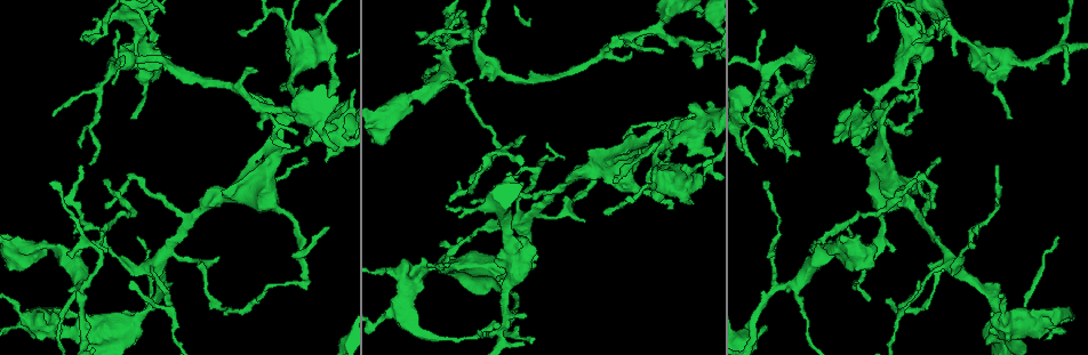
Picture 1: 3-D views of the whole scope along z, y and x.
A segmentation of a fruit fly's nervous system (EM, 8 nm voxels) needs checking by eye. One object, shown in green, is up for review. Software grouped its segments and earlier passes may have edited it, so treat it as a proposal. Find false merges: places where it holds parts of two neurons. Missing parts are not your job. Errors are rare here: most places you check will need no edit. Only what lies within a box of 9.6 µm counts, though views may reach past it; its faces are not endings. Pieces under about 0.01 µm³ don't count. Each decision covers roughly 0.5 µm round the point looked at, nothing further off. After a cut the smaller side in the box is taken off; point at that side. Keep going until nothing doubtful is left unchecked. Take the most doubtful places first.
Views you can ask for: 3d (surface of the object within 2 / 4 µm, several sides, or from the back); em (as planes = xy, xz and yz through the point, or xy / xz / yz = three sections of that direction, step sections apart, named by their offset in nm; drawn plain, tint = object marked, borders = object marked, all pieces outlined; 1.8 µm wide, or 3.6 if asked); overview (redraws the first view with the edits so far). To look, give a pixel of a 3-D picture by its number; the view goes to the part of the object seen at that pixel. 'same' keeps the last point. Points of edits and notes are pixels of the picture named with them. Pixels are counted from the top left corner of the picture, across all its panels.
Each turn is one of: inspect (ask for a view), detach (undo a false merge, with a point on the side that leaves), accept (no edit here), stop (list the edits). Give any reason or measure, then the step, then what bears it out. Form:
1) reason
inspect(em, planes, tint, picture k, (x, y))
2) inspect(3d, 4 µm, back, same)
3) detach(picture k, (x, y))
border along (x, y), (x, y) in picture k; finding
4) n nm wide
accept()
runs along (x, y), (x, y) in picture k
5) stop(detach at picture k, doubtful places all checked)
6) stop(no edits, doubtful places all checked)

calibre changes
inspect(em, planes, plain, picture 1, (81, 286))

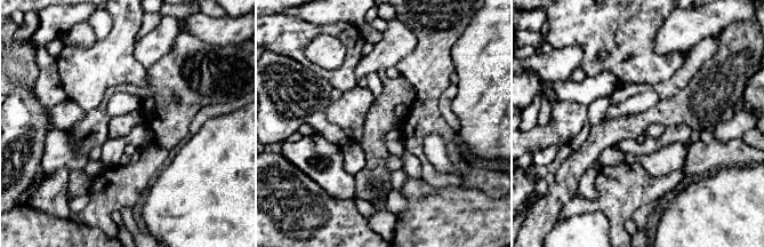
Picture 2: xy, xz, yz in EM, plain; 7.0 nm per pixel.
with the object marked
inspect(em, planes, tint, same)

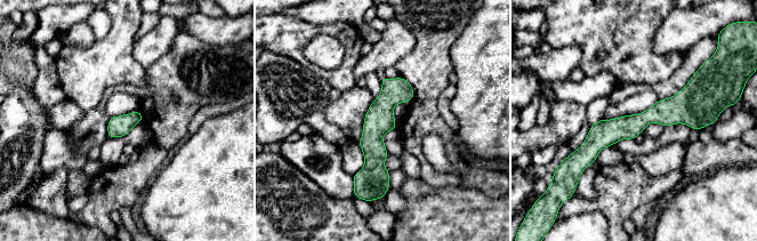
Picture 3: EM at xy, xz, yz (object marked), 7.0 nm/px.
accept()
runs along (707, 117), (652, 114), (578, 153) in picture 3; all the same neuron

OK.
abrupt turn
inspect(em, 3.6 µm, planes, tint, picture 1, (119, 343))

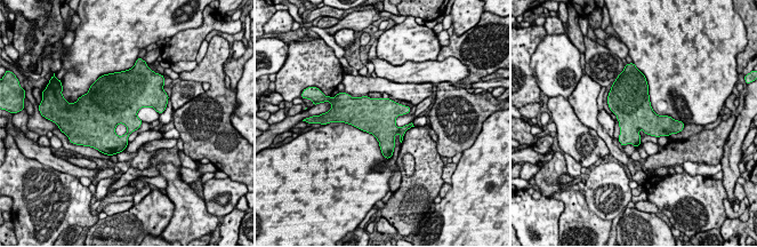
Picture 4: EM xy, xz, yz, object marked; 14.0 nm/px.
accept()
one neuron here

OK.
branch point
inspect(3d, 2 µm, picture 1, (1063, 48))

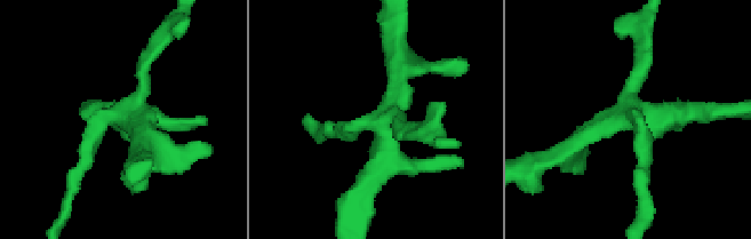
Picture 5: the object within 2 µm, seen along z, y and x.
need the tissue
inspect(em, planes, tint, picture 5, (134, 115))

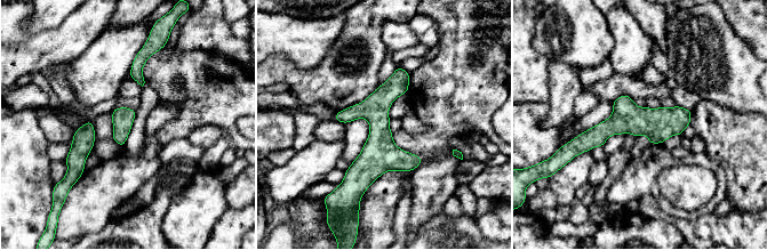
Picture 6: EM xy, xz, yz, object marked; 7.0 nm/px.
accept()
runs along (399, 70), (360, 186) in picture 6; one neuron here

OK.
branch point
inspect(em, yz, step 4, tint, picture 1, (697, 47))

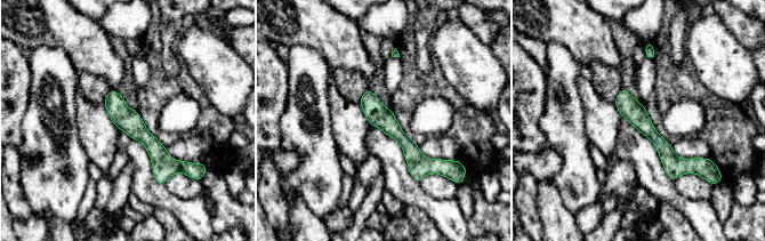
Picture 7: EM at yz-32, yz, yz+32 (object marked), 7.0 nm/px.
cut it another way
inspect(em, planes, tint, same)

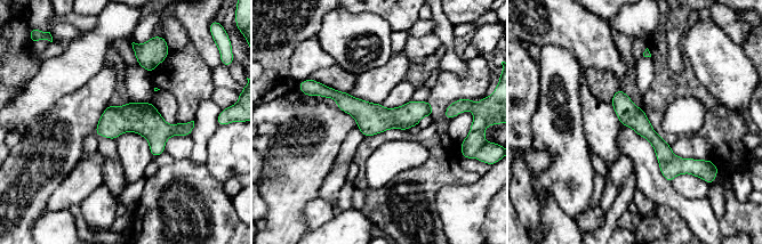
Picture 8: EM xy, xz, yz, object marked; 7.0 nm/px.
accept()
runs along (320, 87), (368, 115), (428, 113) in picture 8; continuous, no second neuron

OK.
sharp bend
inspect(3d, 2 µm, picture 1, (641, 49))

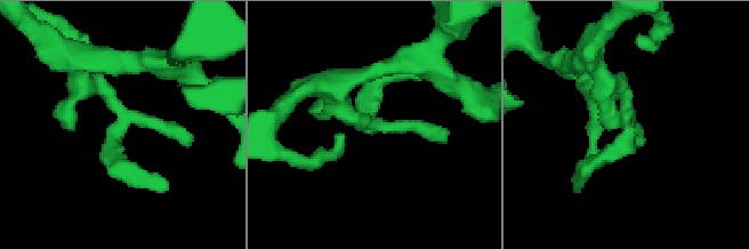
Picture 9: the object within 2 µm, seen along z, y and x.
now the EM
inspect(em, xz, step 4, tint, picture 9, (373, 126))

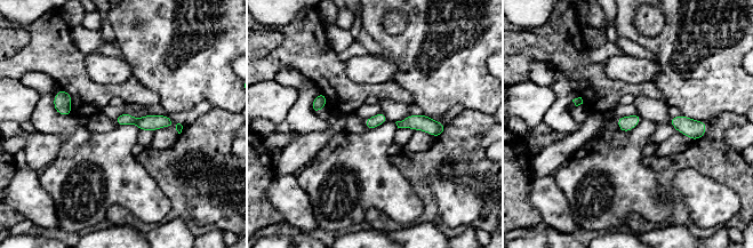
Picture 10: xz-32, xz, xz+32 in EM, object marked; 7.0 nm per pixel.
inspect(em, planes, tint, same)

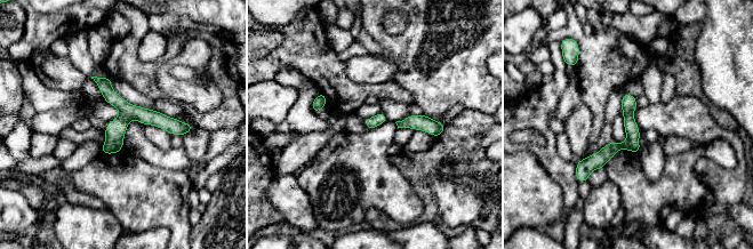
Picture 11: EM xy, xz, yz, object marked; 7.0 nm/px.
accept()
continuous, no second neuron

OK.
stop(no edits, doubtful places all checked)

